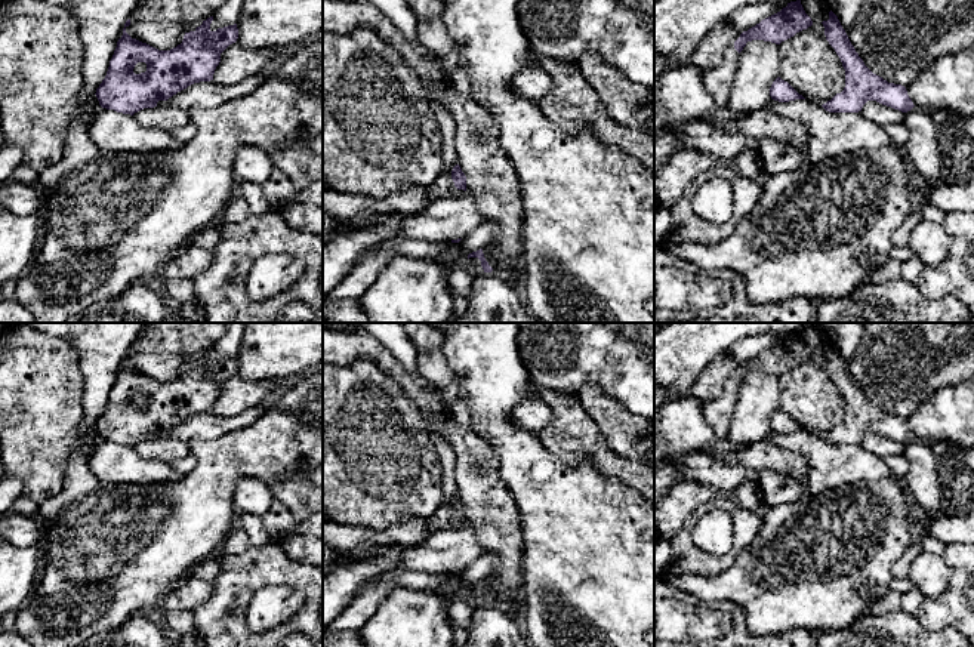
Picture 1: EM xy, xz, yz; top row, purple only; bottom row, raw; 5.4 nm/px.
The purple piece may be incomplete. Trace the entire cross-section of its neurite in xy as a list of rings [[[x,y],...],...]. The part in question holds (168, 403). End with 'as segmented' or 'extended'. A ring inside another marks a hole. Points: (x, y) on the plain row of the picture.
[[[213,348],[203,352],[194,363],[185,364],[181,376],[170,382],[158,382],[147,375],[132,370],[126,360],[130,351],[126,352],[123,367],[117,373],[117,379],[110,392],[105,410],[96,420],[99,437],[117,444],[130,446],[157,438],[158,432],[167,432],[178,423],[200,413],[213,412],[216,398],[221,394],[221,385],[238,370],[237,355],[210,361]]]; as segmented

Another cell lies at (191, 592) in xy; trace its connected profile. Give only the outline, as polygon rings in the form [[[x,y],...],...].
[[[191,576],[184,577],[161,603],[161,609],[169,611],[192,611],[204,604],[212,595],[212,583]]]

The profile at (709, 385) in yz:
[[[722,354],[703,370],[690,388],[688,395],[703,403],[718,398],[722,394],[725,381],[731,378],[740,366],[740,361],[733,355]]]

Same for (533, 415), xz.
[[[539,395],[517,406],[511,415],[511,422],[528,432],[542,431],[552,419],[552,409]]]

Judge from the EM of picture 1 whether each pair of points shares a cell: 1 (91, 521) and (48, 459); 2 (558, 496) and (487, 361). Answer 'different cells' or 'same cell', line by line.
1: different cells
2: same cell

